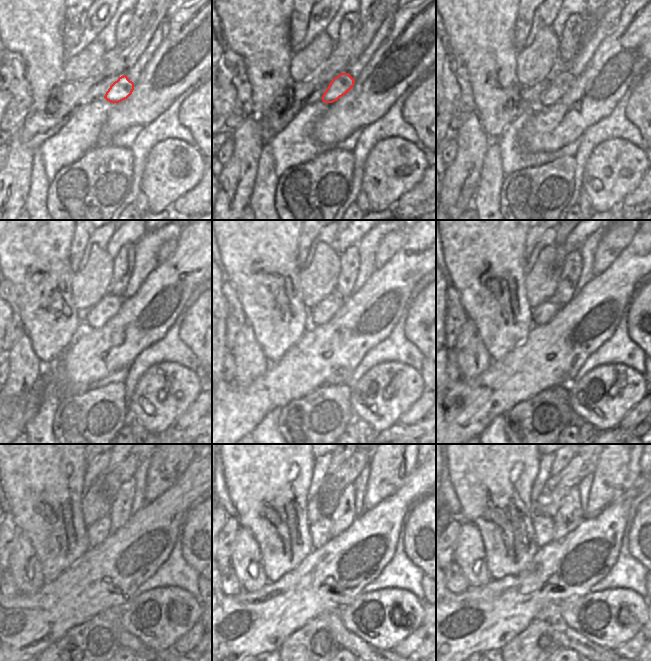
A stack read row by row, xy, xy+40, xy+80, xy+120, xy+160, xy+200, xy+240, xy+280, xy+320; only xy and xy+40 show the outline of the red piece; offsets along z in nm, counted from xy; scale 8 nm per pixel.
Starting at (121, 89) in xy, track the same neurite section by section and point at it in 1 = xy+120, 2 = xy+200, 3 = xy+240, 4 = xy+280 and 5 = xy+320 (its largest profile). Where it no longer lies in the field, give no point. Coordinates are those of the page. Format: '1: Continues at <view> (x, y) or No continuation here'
1: Continues at xy+120 (96, 317)
2: Continues at xy+200 (541, 314)
3: Continues at xy+240 (97, 533)
4: Continues at xy+280 (321, 531)
5: Continues at xy+320 (543, 525).

